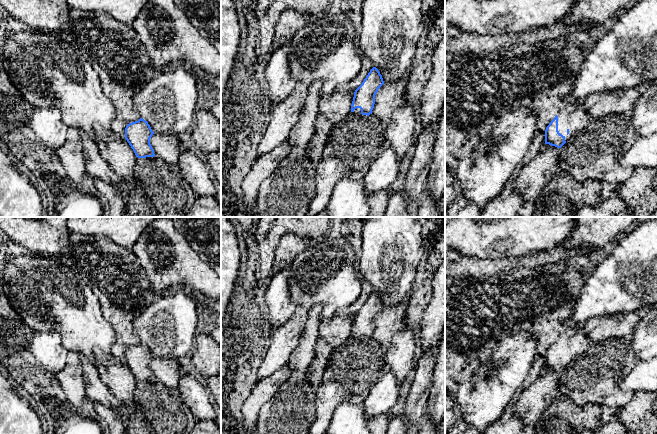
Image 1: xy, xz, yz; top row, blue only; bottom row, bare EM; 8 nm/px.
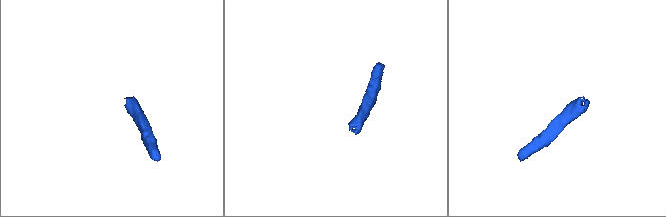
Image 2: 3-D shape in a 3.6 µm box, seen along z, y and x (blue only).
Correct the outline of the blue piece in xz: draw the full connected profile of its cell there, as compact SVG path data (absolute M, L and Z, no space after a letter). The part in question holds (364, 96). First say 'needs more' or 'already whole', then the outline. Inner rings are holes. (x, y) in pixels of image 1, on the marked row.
needs more | M373 67L362 84L354 92L351 112L367 116L372 114L375 95L383 84L382 75L376 67Z

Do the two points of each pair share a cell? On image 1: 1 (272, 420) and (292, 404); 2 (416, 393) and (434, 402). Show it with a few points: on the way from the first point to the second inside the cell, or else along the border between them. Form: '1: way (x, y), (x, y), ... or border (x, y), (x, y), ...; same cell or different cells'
1: way (277, 419), (287, 409); same cell
2: border (433, 376), (430, 382), (426, 412), (423, 418); different cells

